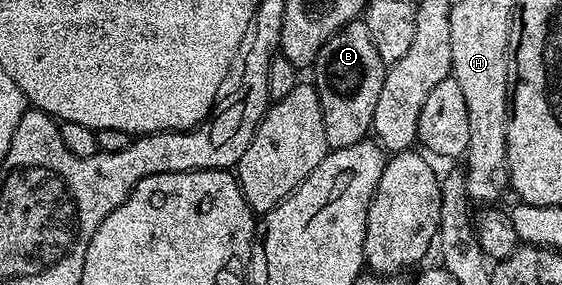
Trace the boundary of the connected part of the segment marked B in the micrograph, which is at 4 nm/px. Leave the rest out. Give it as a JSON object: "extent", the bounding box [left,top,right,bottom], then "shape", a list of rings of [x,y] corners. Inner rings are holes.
{"extent":[311,20,386,150],"shape":[[[364,20],[348,21],[342,29],[335,31],[335,35],[331,35],[331,39],[327,39],[327,43],[323,43],[311,66],[311,81],[317,87],[323,111],[323,131],[330,150],[351,147],[351,143],[359,143],[370,136],[375,105],[383,88],[386,70],[383,59],[379,59],[379,51],[375,51],[375,43],[371,43],[371,31],[367,31]]]}

